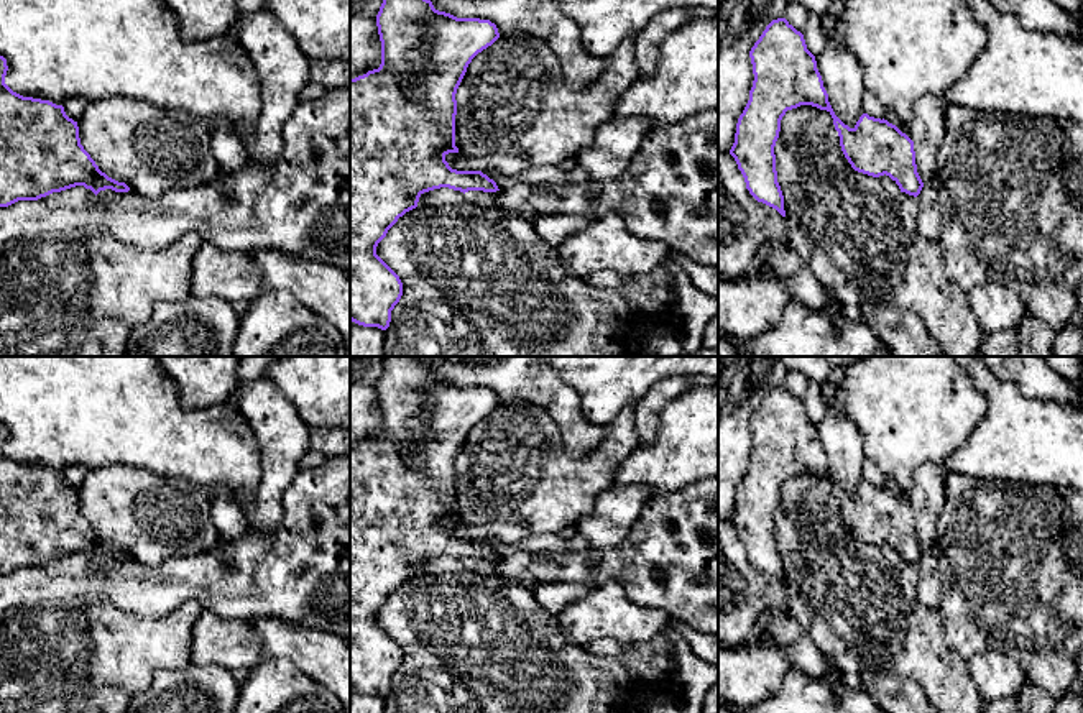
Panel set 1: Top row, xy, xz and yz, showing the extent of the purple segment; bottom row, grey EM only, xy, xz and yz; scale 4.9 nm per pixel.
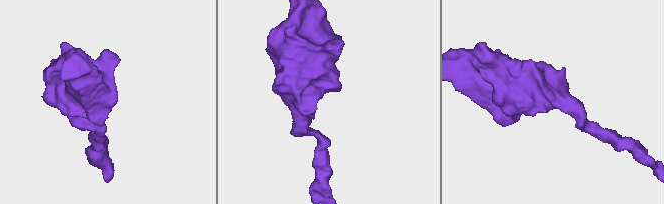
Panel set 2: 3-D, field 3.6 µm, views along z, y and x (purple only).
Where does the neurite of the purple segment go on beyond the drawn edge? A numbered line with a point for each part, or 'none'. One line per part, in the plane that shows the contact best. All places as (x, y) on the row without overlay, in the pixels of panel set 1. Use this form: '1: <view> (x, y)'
none

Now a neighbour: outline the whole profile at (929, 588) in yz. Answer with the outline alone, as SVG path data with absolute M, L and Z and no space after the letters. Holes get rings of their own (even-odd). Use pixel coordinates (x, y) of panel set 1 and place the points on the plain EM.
M924 552L917 564L919 580L915 583L917 600L927 608L940 606L942 583L938 577L938 565L932 554Z

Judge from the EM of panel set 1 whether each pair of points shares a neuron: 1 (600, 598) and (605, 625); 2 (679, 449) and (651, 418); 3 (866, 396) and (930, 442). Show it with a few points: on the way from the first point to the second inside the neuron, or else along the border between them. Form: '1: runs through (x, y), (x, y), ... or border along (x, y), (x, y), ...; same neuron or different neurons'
1: runs through (605, 605), (605, 618); same neuron
2: border along (681, 395), (663, 409), (656, 437), (640, 446); different neurons
3: runs through (883, 396), (914, 426); same neuron

